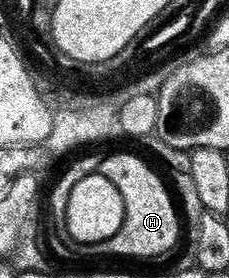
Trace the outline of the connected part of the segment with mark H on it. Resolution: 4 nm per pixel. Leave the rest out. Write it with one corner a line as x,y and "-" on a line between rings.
113,153
102,165
99,172
123,195
125,218
119,235
115,235
103,246
104,253
113,257
126,257
129,261
153,261
165,257
181,241
183,217
179,212
174,194
165,186
165,181
144,161
133,153

